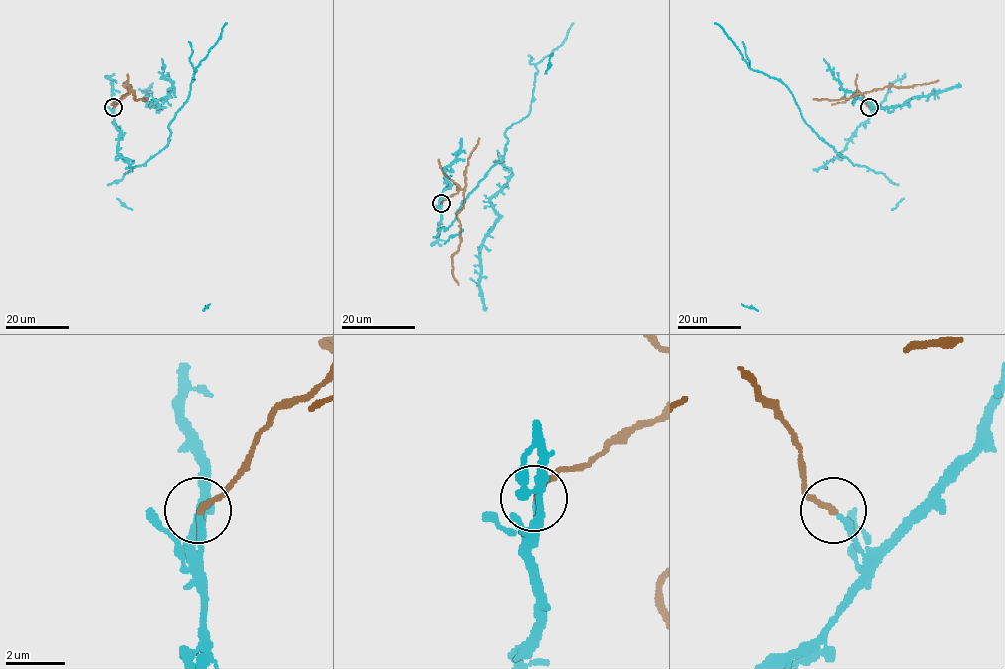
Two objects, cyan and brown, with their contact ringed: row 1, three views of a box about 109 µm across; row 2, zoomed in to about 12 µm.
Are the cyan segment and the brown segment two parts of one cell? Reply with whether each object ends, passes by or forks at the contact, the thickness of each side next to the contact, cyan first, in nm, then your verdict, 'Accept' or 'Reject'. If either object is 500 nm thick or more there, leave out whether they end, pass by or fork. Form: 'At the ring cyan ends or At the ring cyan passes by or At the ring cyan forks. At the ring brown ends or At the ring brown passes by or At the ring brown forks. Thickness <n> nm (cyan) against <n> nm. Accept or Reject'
At the ring cyan ends. At the ring brown ends. Thickness 200 nm (cyan) against 180 nm. Reject

